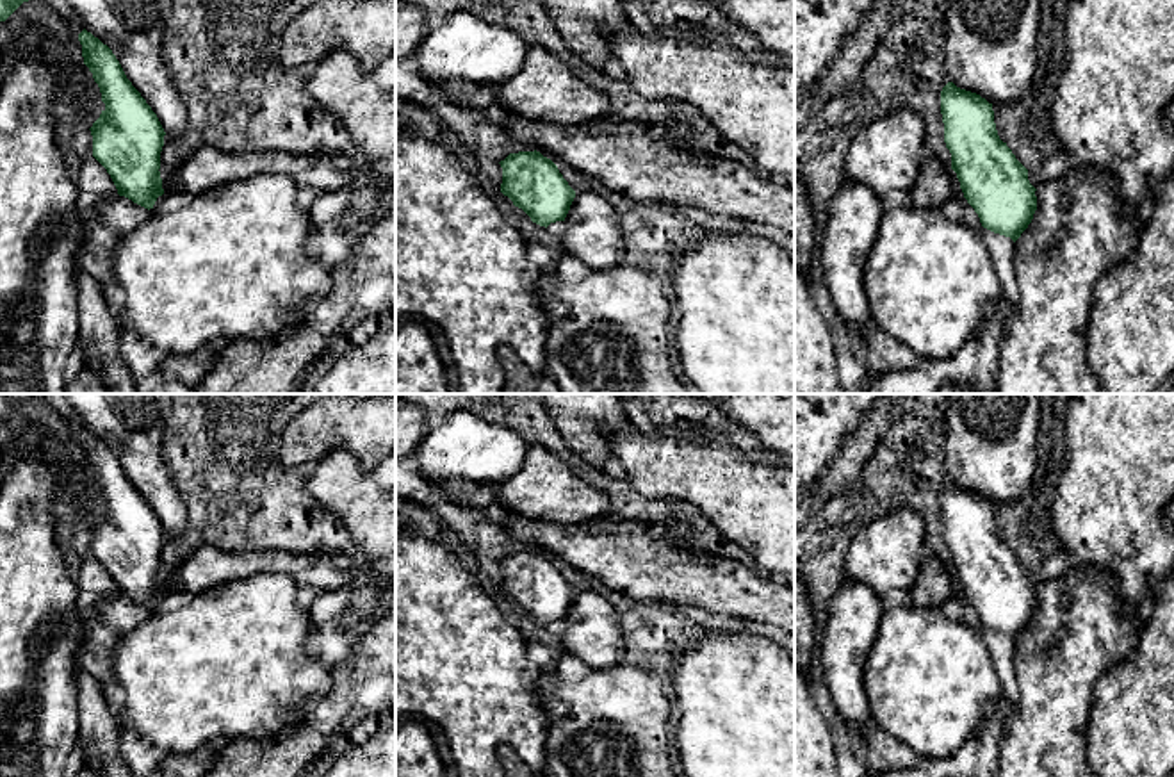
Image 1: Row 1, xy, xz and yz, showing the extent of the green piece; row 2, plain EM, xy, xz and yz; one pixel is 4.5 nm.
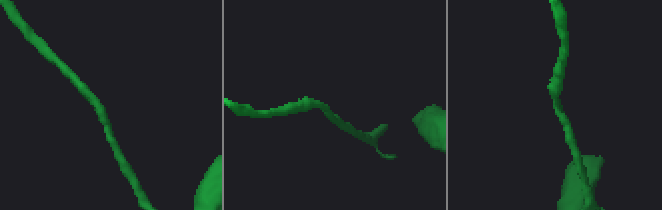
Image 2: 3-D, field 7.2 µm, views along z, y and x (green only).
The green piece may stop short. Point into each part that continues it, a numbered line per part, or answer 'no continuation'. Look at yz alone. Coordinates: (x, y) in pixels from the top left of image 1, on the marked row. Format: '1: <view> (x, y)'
no continuation

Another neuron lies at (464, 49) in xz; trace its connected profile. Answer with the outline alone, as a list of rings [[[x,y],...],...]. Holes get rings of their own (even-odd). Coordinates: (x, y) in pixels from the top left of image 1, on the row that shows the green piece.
[[[456,11],[413,53],[428,78],[495,86],[517,75],[531,46],[511,29]]]

